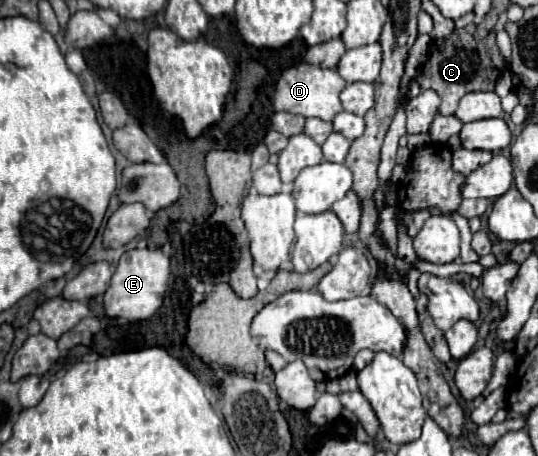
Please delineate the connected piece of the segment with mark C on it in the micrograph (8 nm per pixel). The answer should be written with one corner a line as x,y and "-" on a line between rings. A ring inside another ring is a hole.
465,27
455,29
449,39
443,39
443,43
433,43
431,57
423,65
417,83
421,89
437,91
437,95
441,97
441,115
455,115
457,103
463,95
473,91
493,91
501,71
505,71
505,59
495,45
495,35
489,33
485,39
475,39
475,27

